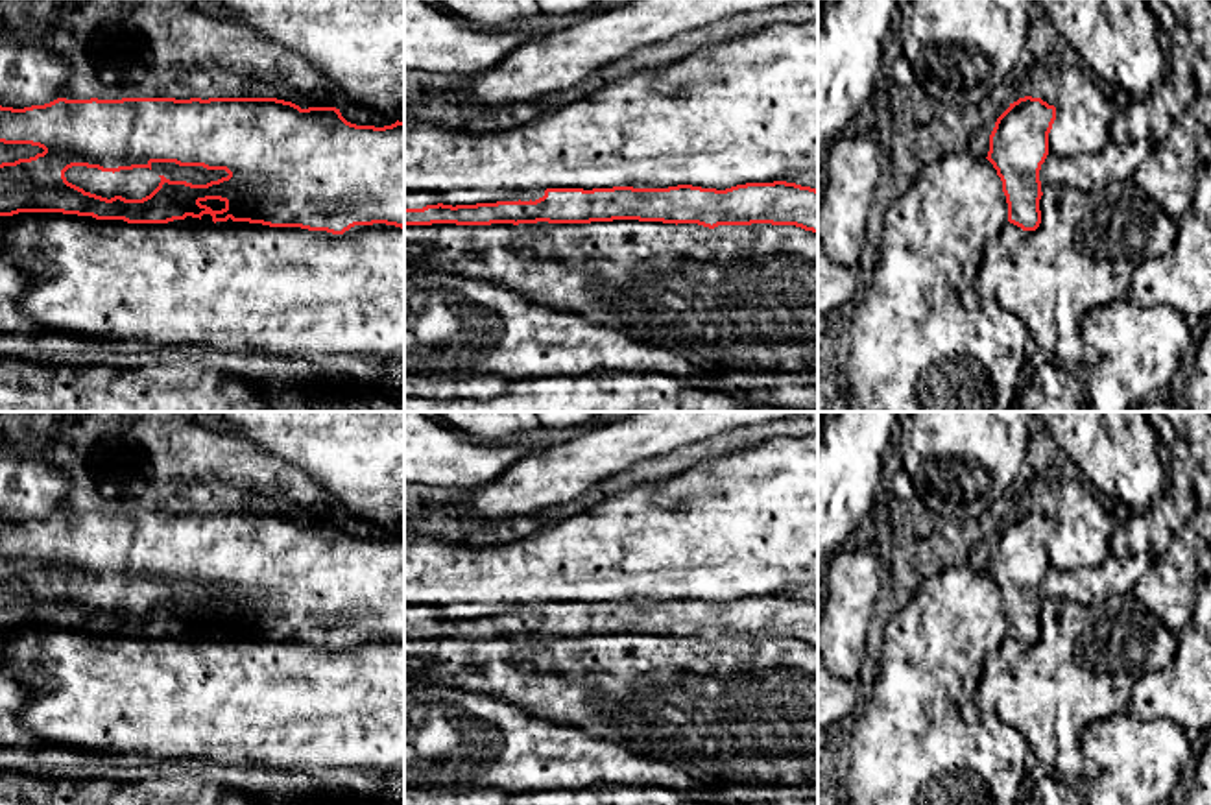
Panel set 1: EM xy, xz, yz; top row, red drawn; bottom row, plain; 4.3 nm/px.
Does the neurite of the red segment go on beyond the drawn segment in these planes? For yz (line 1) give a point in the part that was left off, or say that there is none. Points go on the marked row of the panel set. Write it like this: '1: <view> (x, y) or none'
1: none

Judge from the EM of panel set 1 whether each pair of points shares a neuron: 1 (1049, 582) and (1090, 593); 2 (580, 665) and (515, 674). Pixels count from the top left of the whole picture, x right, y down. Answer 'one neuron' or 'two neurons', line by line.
1: one neuron
2: one neuron

